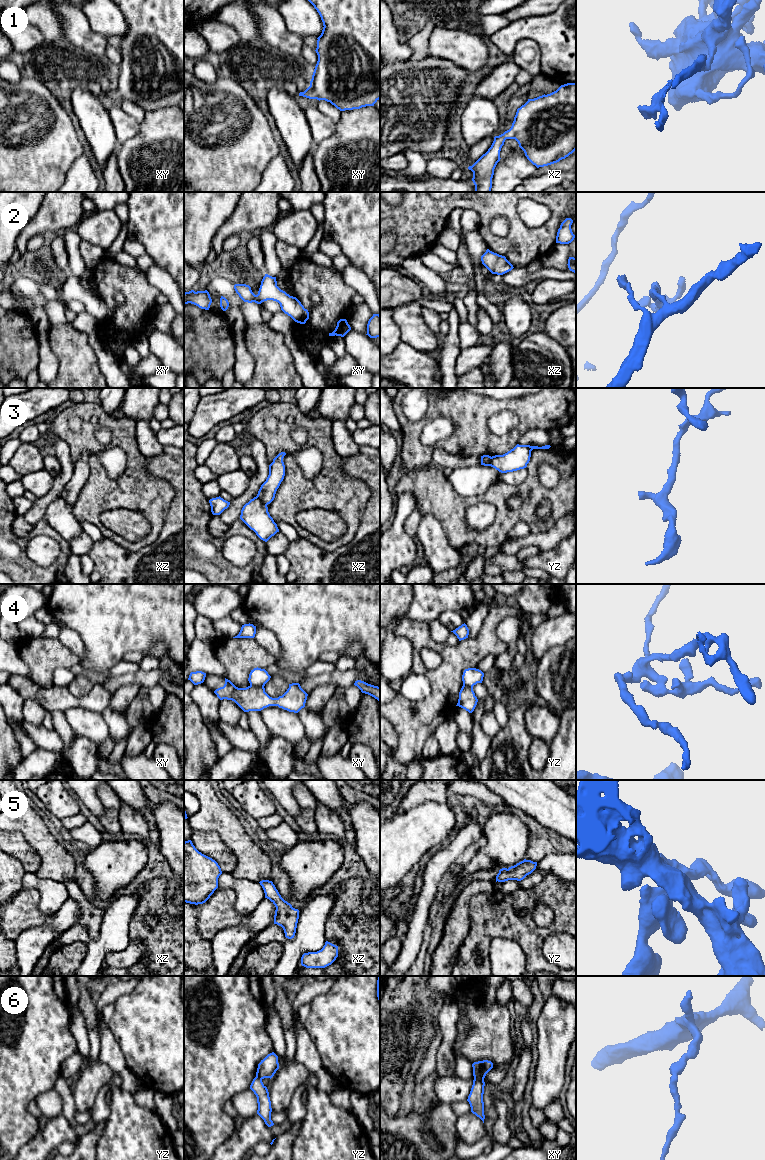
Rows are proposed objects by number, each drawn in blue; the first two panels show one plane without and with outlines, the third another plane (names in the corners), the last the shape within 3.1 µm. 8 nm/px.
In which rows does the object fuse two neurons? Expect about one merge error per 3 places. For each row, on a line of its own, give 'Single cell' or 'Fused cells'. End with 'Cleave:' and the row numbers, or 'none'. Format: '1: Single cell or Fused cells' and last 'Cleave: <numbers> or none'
1: Single cell
2: Single cell
3: Fused cells
4: Fused cells
5: Single cell
6: Fused cells
Cleave: 3, 4, 6

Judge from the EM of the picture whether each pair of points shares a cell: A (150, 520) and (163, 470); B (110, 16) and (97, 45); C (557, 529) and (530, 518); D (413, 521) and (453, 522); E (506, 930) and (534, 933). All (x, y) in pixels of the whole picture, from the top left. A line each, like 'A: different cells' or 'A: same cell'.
A: different cells
B: different cells
C: different cells
D: different cells
E: same cell

